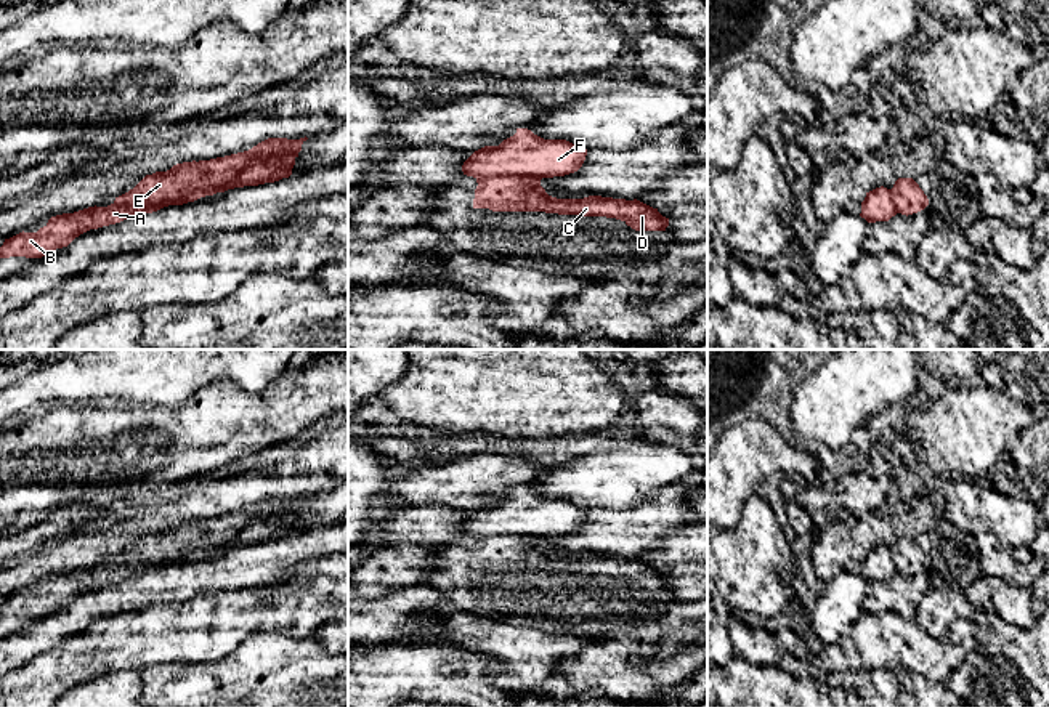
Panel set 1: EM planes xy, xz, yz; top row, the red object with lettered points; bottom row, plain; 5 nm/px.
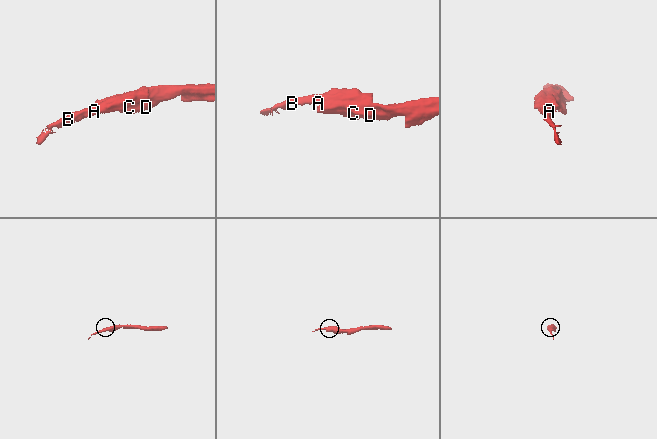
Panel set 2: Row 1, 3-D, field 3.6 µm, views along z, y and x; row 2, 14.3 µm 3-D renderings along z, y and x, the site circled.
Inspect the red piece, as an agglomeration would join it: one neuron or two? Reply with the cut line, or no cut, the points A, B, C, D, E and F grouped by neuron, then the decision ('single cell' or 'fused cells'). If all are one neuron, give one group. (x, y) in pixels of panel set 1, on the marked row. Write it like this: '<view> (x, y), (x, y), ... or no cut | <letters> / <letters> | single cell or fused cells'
xy (291, 169), (260, 159), (226, 185), (161, 204), (125, 194) | A B F / C D E | fused cells

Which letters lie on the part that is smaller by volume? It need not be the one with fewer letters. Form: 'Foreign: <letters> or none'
Foreign: A, B, F

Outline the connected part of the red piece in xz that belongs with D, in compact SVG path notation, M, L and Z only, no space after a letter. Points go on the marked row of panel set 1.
M494 176L476 180L473 208L492 212L545 212L558 215L606 216L624 221L635 231L666 231L669 218L637 199L589 196L557 199L541 186L536 176Z

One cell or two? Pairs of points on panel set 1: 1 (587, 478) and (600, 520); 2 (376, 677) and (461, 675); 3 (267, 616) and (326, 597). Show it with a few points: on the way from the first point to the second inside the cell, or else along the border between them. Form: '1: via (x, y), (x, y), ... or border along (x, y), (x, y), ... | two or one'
1: border along (587, 507), (624, 509), (627, 512) | two
2: via (396, 675), (440, 675) | one
3: via (281, 608), (297, 608), (311, 603) | one

